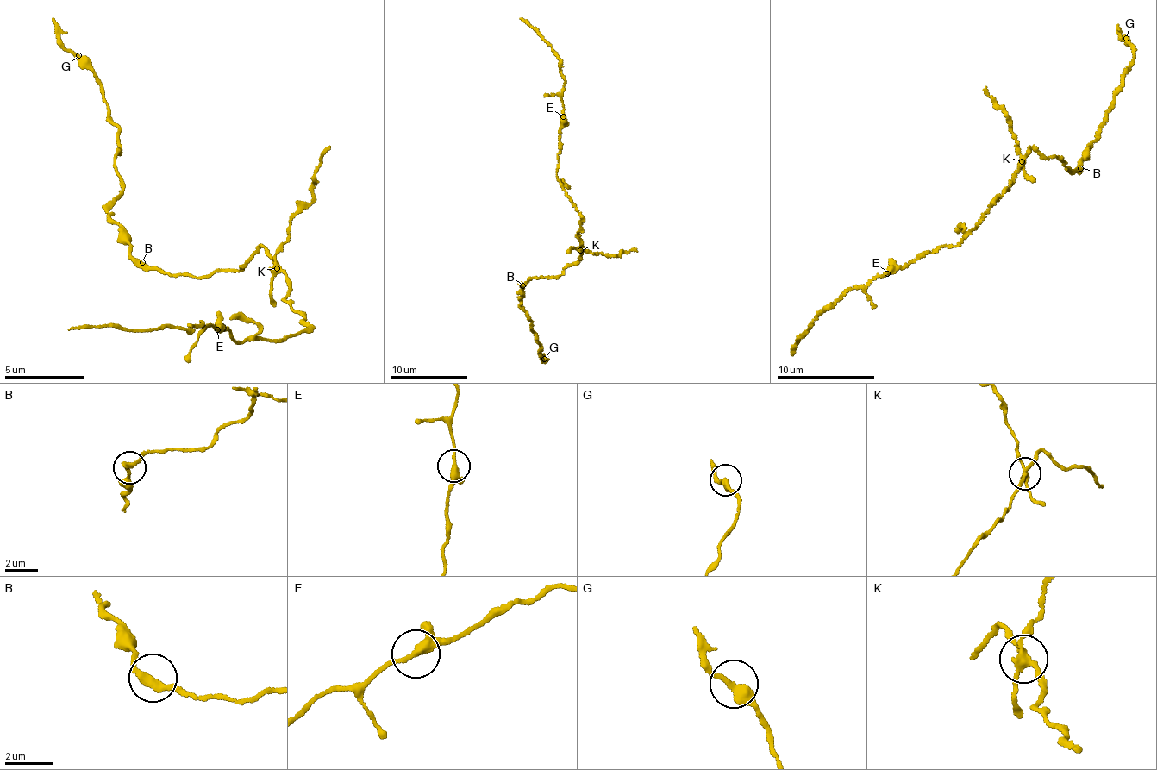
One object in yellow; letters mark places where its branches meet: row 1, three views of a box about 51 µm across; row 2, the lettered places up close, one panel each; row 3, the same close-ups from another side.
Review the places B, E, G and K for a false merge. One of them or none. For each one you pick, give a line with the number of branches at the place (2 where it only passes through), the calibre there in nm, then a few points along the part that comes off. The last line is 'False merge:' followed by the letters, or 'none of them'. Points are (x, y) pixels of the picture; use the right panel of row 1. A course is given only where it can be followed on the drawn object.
K: branches 4; calibre 240 nm; course (1022, 160), (1005, 112), (985, 87)
False merge: K

